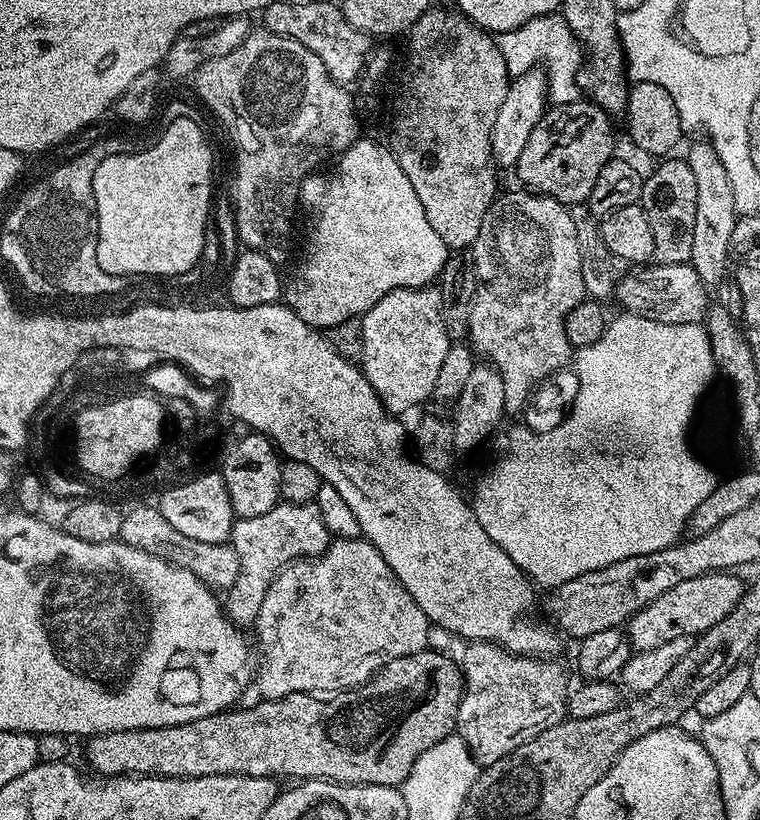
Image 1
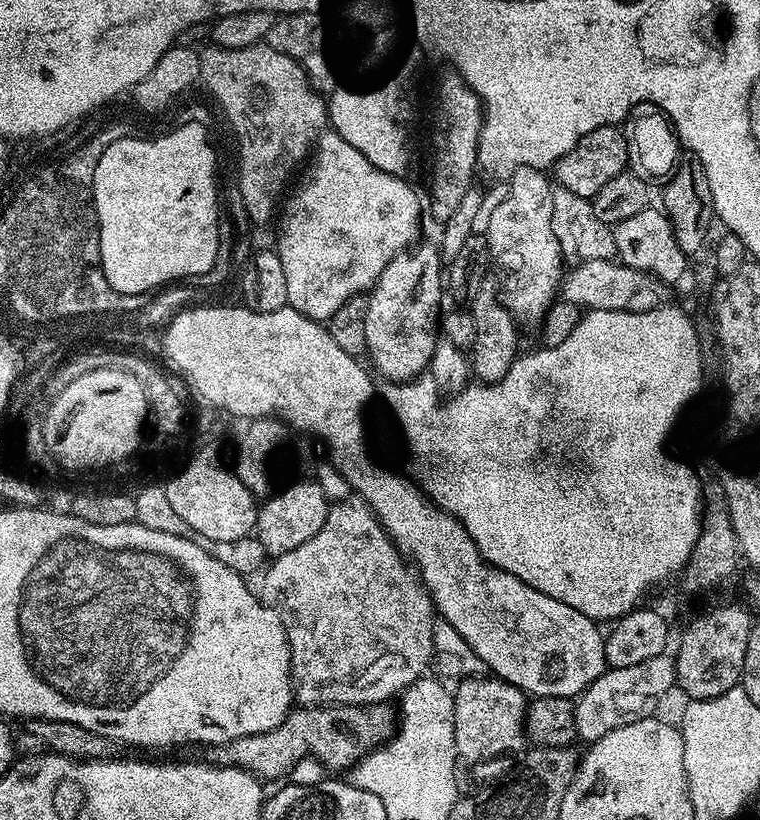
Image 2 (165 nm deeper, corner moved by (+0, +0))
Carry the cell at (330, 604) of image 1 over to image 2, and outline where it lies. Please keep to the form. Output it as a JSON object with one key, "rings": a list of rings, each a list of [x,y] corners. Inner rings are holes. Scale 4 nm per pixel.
{"rings":[[[349,494],[344,500],[335,501],[329,507],[326,522],[322,522],[322,530],[310,542],[302,542],[302,546],[275,557],[263,576],[267,599],[278,609],[288,636],[292,679],[298,685],[299,699],[304,699],[301,701],[312,706],[383,704],[421,679],[433,663],[432,598],[359,496]]]}

